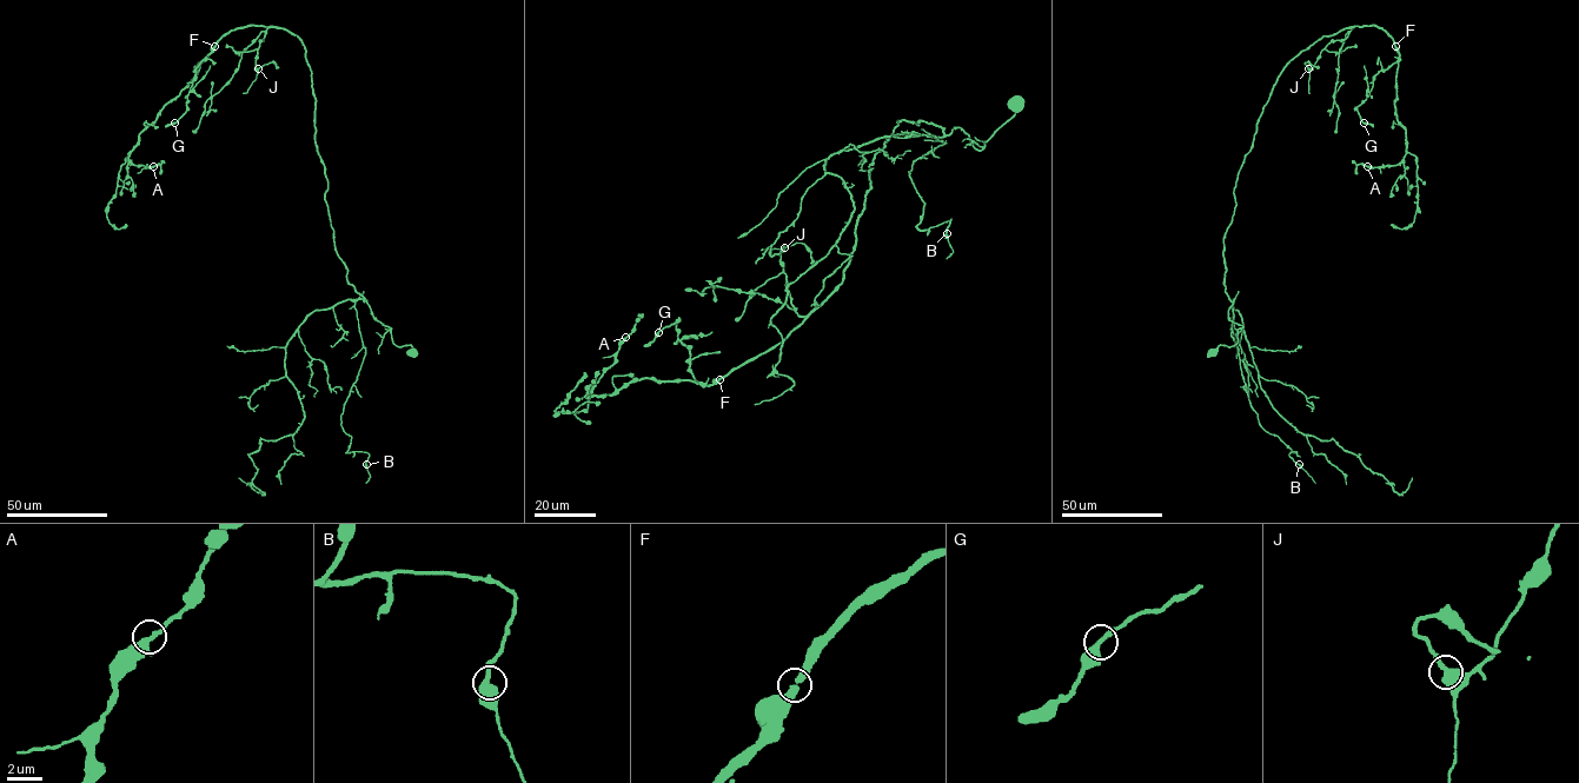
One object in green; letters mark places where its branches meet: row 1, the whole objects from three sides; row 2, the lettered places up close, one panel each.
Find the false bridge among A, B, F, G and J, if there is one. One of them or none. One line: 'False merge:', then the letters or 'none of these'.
False merge: none of these

